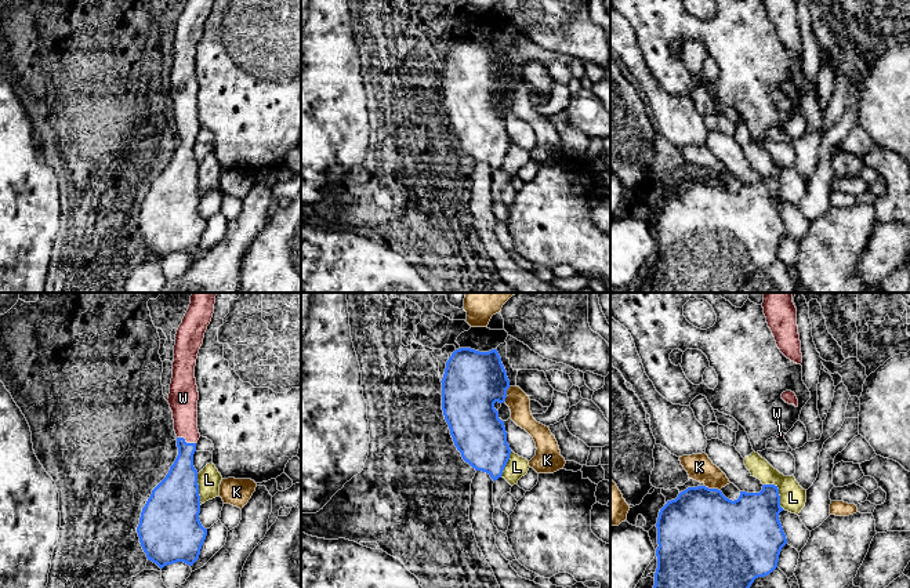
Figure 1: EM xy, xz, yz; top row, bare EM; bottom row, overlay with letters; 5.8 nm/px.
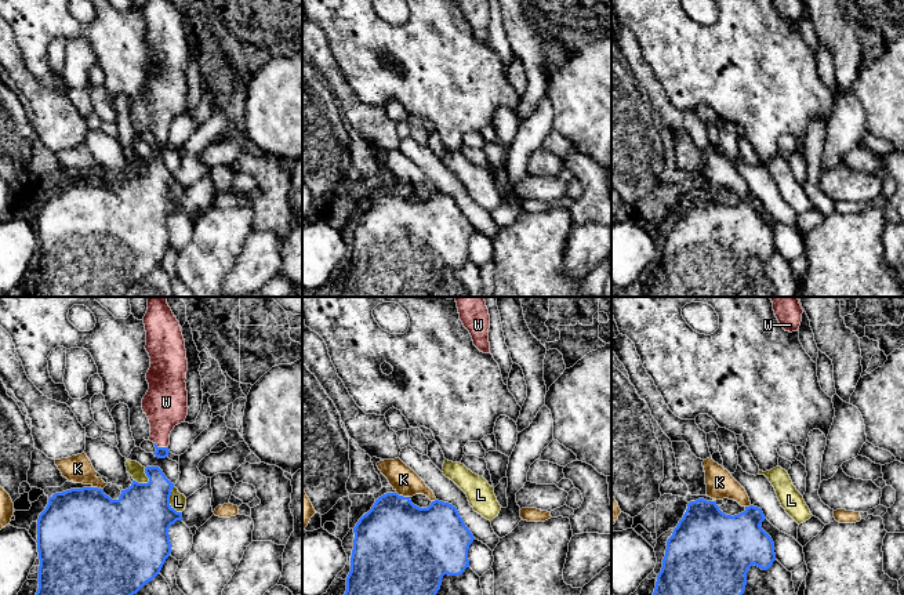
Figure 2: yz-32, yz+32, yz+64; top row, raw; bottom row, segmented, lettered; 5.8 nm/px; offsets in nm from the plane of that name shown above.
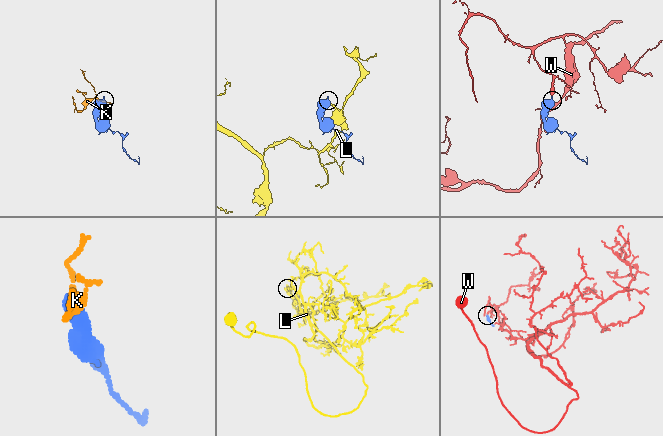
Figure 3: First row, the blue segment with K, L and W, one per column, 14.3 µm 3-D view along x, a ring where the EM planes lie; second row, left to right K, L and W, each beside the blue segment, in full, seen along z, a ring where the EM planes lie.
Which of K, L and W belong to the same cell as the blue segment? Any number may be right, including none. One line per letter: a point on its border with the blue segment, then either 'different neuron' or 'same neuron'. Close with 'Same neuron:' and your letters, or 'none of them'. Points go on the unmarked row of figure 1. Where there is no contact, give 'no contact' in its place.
K: xz (506, 86) | different neuron
L: yz (778, 184) | different neuron
W: xy (185, 133) | same neuron
Same neuron: W

